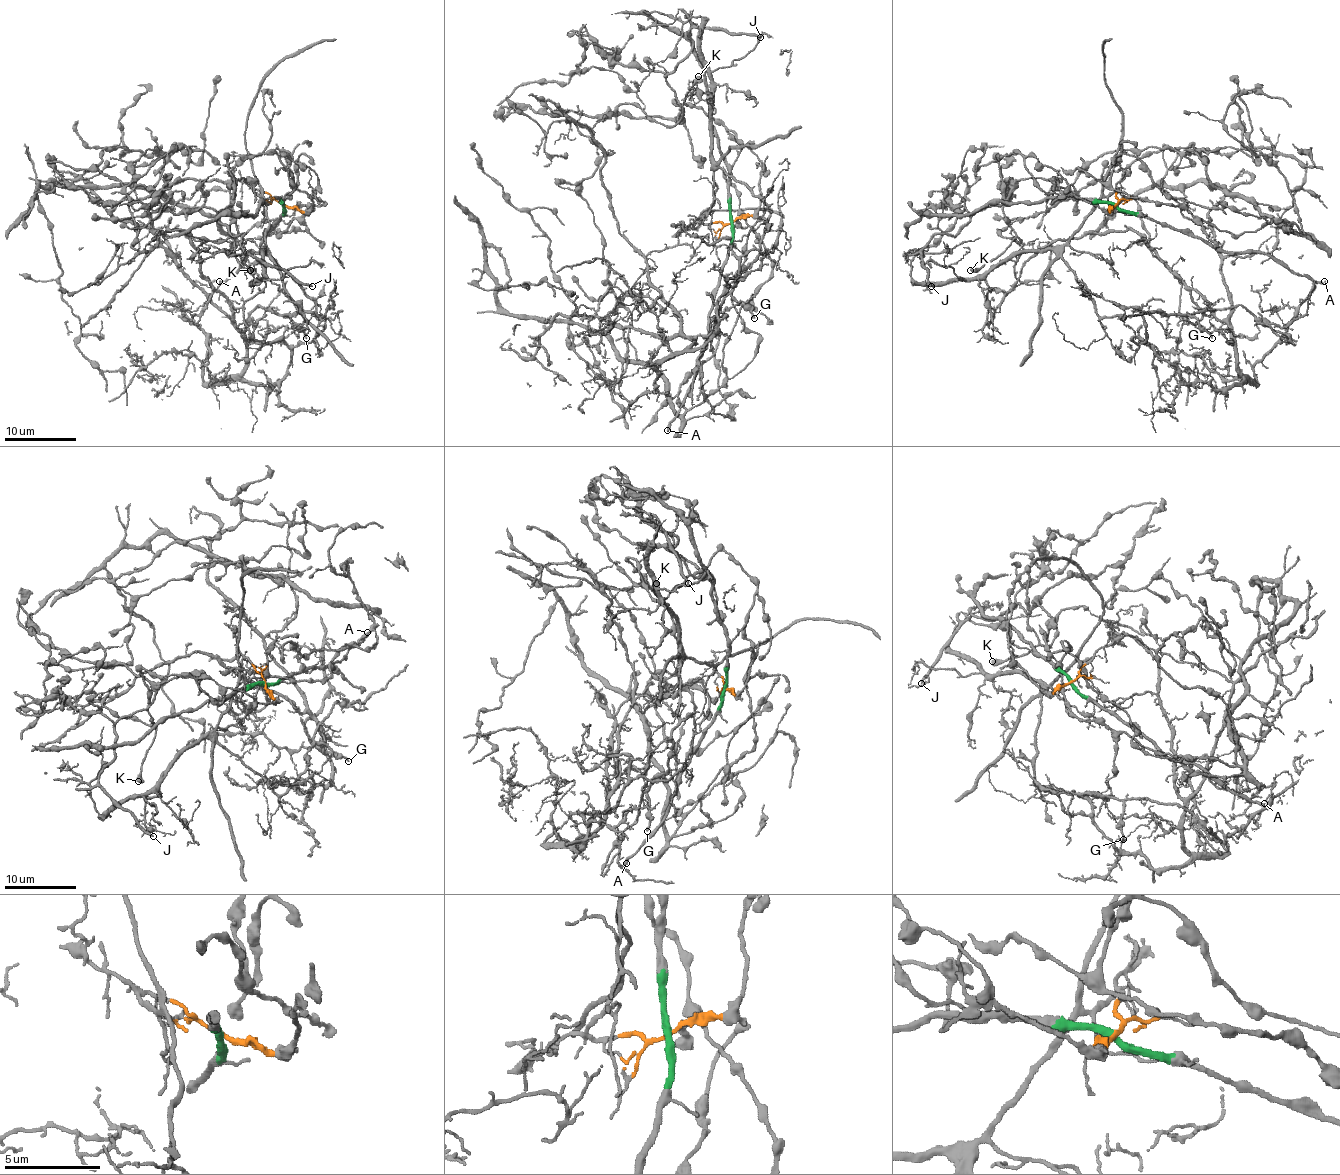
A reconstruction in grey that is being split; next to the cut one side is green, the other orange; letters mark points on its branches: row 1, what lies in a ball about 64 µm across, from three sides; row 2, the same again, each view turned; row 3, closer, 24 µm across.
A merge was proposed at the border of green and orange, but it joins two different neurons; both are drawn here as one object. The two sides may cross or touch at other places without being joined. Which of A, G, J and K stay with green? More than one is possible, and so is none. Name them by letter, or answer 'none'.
A, K

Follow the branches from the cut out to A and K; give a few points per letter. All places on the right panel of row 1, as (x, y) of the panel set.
A: (1116, 205), (1130, 213), (1143, 213), (1224, 250), (1265, 252), (1294, 272), (1325, 281)
K: (1116, 205), (1062, 198), (1040, 187), (1018, 153), (999, 155), (1004, 220), (1015, 238), (991, 259), (970, 270)

